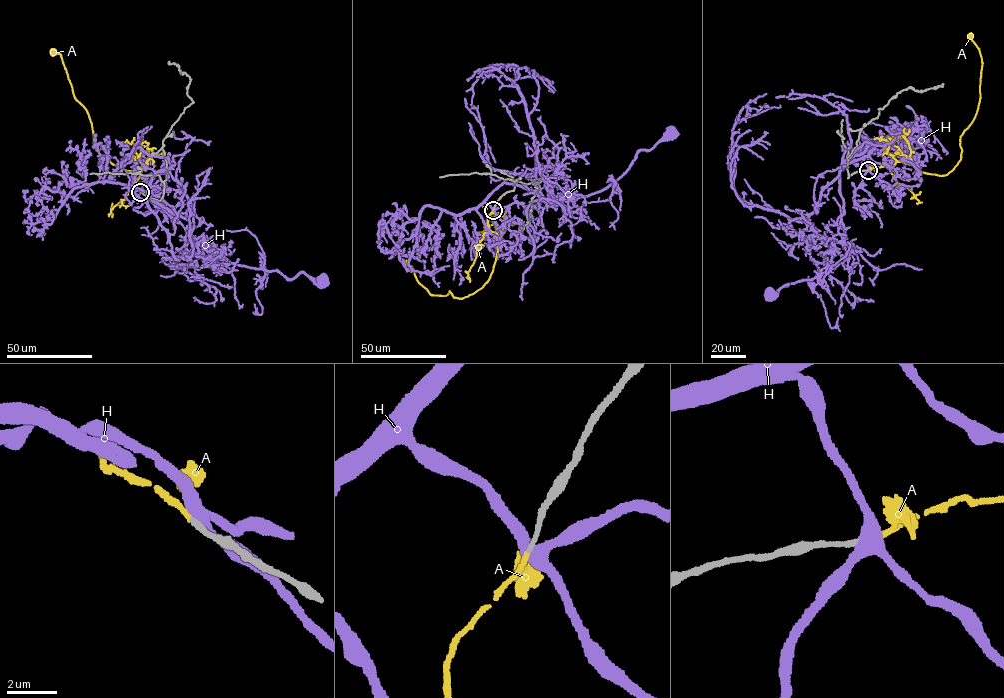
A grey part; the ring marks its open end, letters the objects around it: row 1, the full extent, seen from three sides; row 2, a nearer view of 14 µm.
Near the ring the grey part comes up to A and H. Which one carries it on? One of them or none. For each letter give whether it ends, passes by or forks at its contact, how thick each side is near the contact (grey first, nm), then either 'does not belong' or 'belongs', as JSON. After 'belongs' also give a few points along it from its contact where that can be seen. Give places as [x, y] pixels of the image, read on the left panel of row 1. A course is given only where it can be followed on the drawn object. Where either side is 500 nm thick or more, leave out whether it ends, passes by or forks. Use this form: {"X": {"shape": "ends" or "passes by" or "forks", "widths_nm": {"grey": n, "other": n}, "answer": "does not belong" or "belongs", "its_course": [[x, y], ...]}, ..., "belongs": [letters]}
{"A": {"shape": "ends", "widths_nm": {"grey": 190, "other": 180}, "answer": "belongs", "its_course": [[140, 192], [134, 184], [145, 166], [126, 170], [97, 151], [86, 109], [74, 97], [61, 54], [51, 49]]}, "H": {"shape": "forks", "widths_nm": {"grey": 200, "other": 400}, "answer": "does not belong"}, "belongs": ["A"]}

